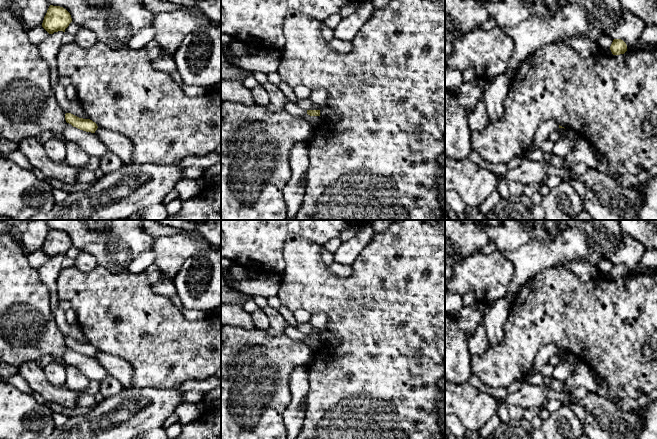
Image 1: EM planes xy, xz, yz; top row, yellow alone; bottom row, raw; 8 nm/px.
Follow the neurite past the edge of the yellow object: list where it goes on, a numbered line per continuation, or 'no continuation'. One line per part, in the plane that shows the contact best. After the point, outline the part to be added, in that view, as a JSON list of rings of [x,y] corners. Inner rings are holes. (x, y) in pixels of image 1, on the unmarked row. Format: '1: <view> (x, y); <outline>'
no continuation

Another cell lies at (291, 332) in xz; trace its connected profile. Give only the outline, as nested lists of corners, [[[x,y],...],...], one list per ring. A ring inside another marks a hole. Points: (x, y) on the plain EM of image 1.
[[[286,322],[287,327],[285,329],[285,335],[289,338],[302,342],[304,345],[308,346],[313,352],[320,349],[323,345],[321,340],[310,340],[307,338],[306,334],[301,333],[295,327],[292,327]]]

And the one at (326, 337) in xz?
[[[325,330],[320,334],[320,340],[324,344],[336,342],[335,336],[331,334],[328,330]]]

